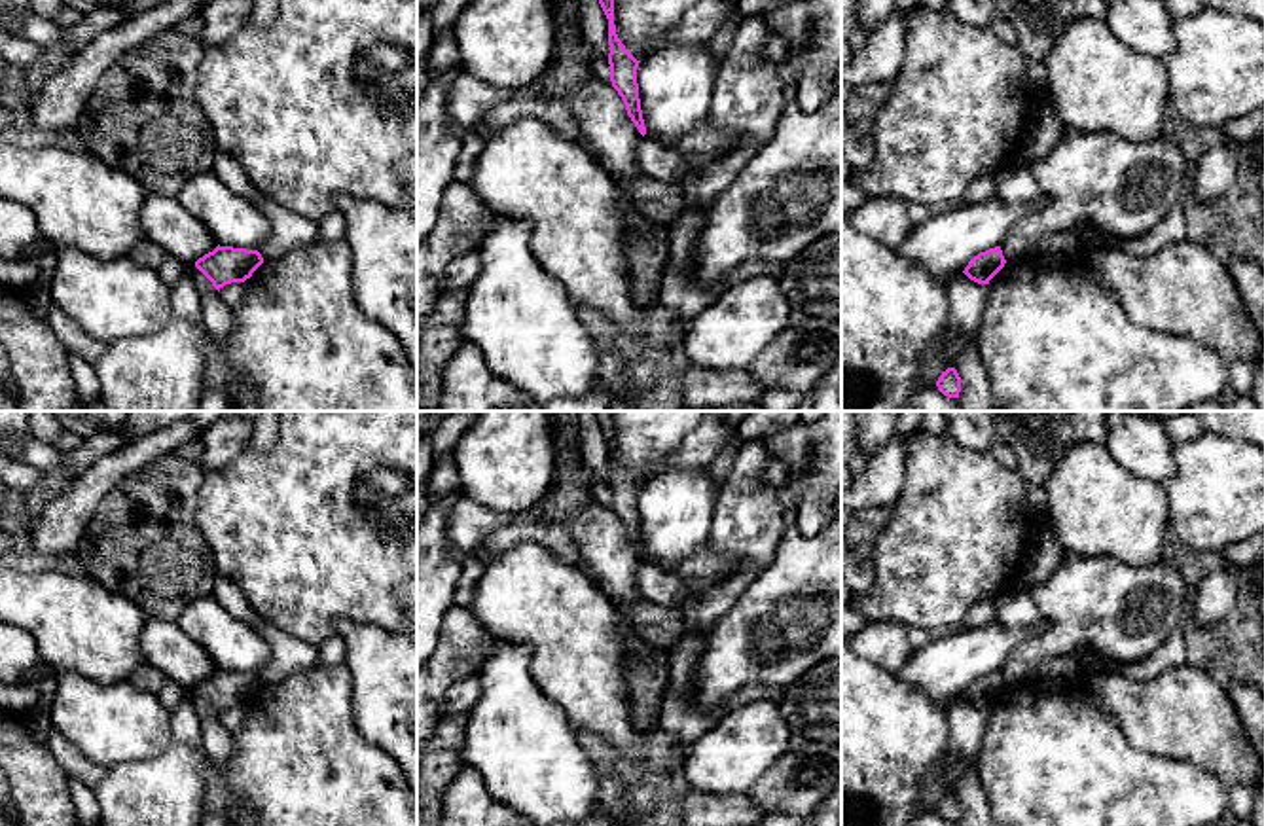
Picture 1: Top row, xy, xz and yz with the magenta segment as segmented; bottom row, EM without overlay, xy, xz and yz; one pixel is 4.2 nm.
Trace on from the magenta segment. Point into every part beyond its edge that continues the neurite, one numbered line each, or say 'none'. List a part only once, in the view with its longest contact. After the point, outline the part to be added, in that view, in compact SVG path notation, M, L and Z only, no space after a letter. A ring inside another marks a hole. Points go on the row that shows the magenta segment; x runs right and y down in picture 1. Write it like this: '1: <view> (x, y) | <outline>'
none

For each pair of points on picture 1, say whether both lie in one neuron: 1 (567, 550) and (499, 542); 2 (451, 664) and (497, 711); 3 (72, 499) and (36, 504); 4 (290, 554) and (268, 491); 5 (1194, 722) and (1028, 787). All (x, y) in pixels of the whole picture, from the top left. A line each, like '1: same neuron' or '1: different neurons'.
1: same neuron
2: different neurons
3: different neurons
4: same neuron
5: different neurons

